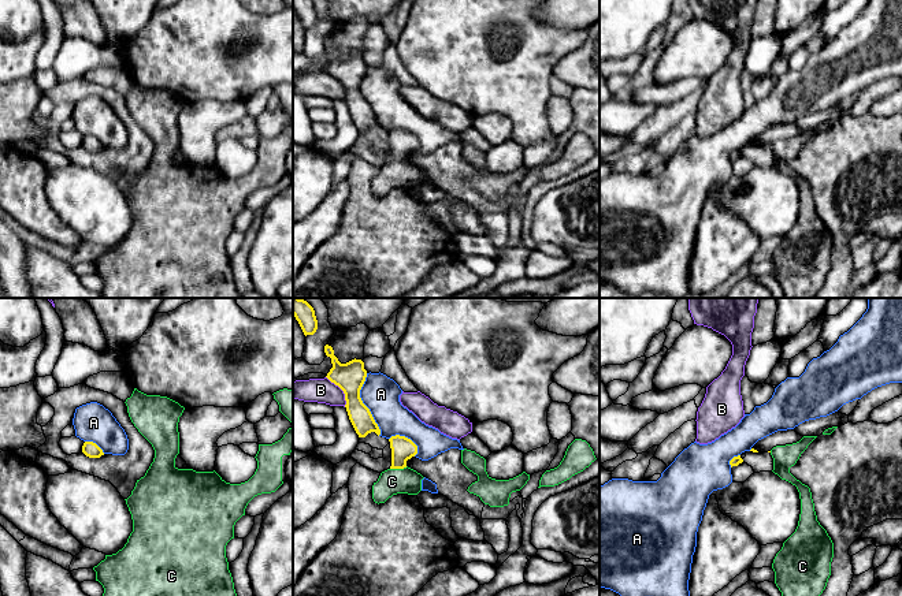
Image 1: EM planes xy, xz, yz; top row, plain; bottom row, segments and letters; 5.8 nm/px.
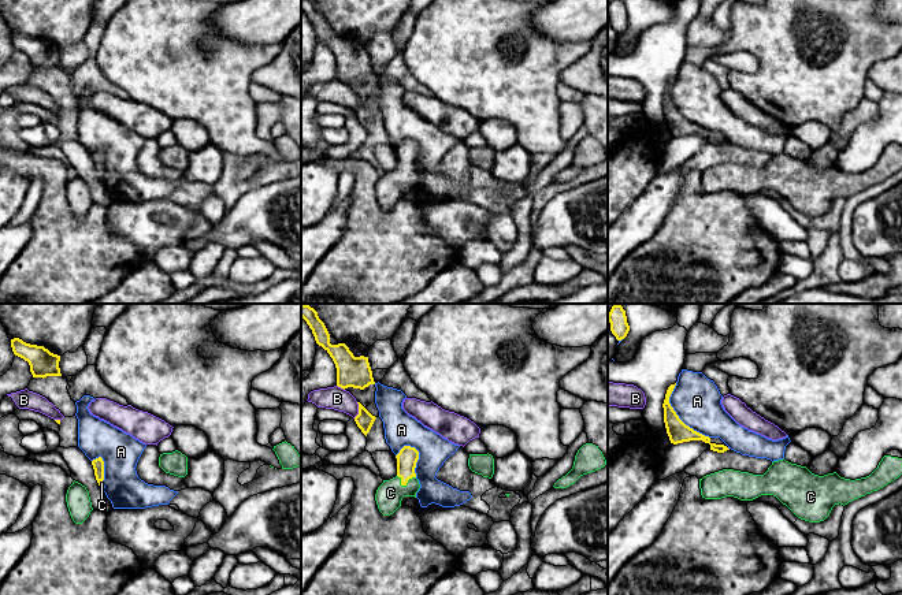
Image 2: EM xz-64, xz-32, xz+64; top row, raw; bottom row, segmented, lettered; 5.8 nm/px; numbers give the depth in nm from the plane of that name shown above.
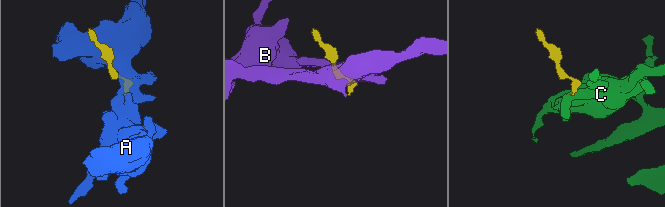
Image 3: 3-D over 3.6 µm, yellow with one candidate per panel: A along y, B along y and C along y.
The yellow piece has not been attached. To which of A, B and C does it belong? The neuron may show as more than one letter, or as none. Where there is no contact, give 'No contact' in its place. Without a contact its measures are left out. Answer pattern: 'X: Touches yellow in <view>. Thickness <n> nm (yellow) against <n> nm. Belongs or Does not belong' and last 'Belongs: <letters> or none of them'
A: Touches yellow in xz. Thickness 170 nm (yellow) against 220 nm. Does not belong
B: Touches yellow in xz. Thickness 170 nm (yellow) against 140 nm. Does not belong
C: Touches yellow in xz. Thickness 140 nm (yellow) against 160 nm. Belongs
Belongs: C

